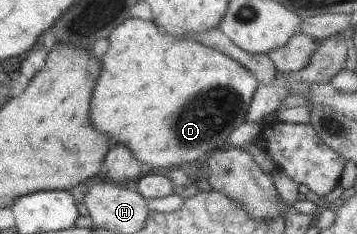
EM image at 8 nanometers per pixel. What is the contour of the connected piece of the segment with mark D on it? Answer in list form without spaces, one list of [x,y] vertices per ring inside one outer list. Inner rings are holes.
[[[131,17],[109,32],[109,51],[91,97],[91,123],[97,131],[109,135],[114,144],[125,145],[141,164],[171,170],[192,164],[205,153],[231,148],[227,137],[245,122],[259,83],[228,55],[191,38],[161,33],[161,27],[155,25],[152,20]]]

